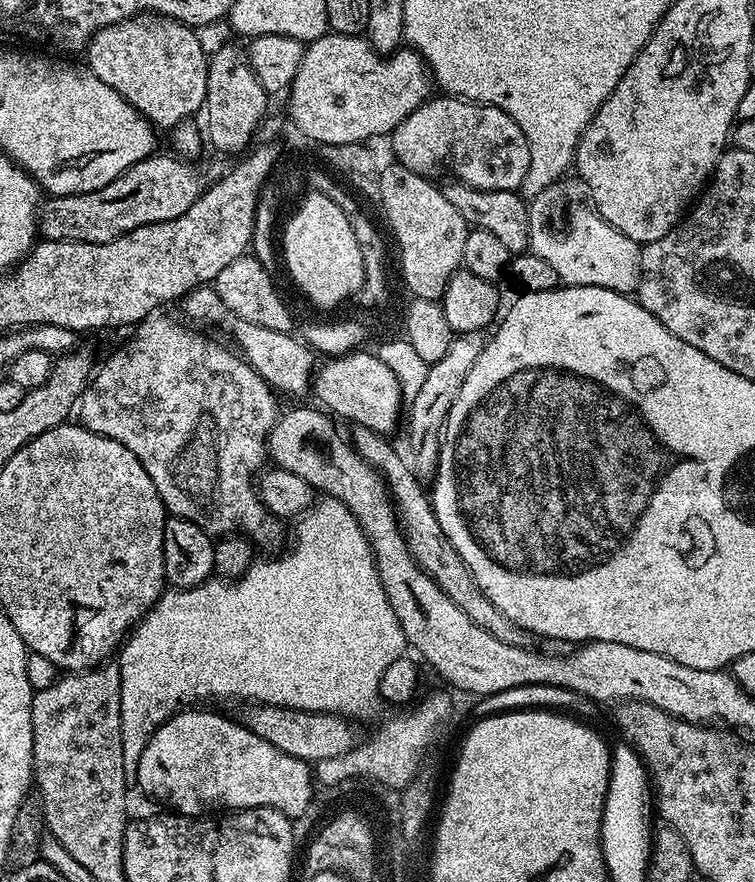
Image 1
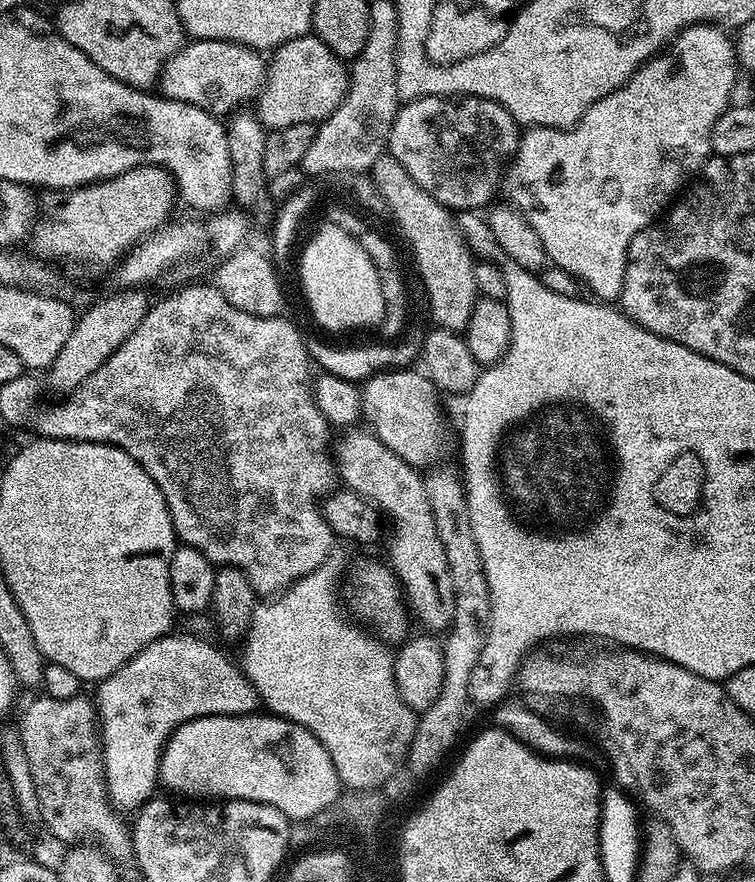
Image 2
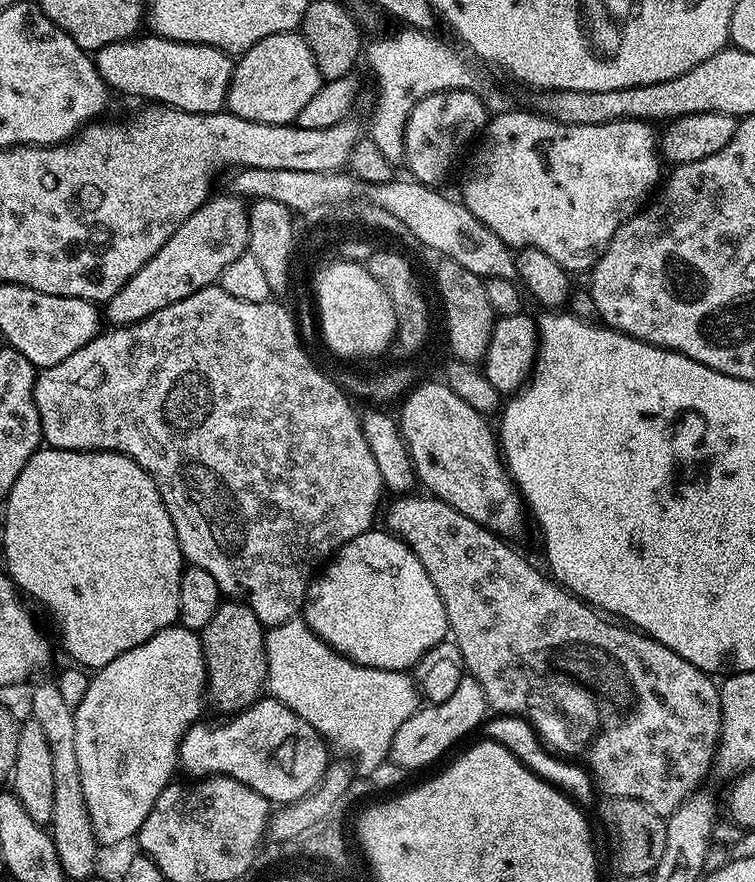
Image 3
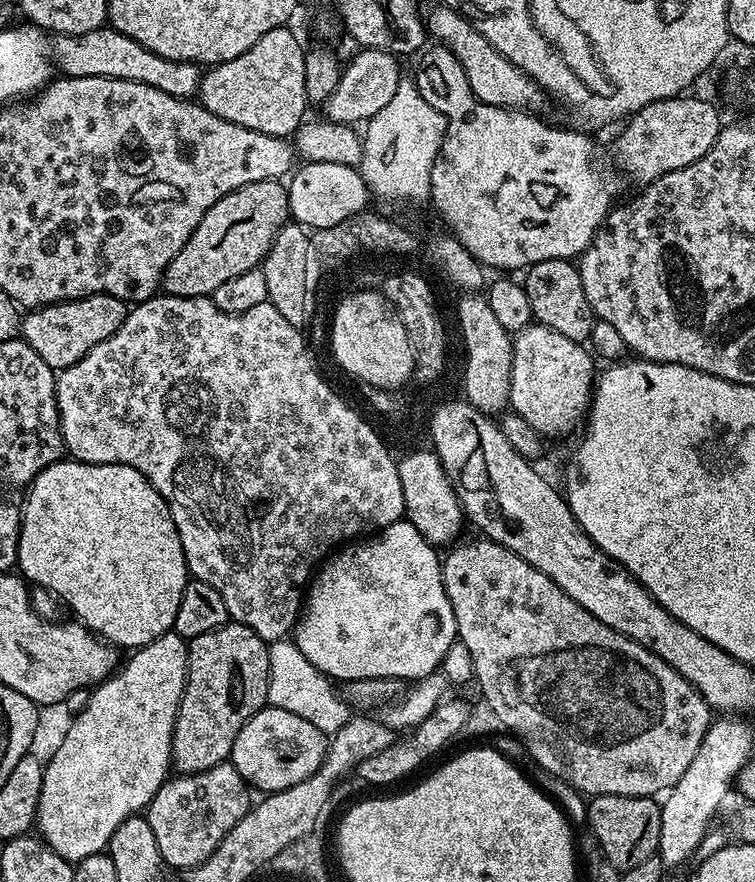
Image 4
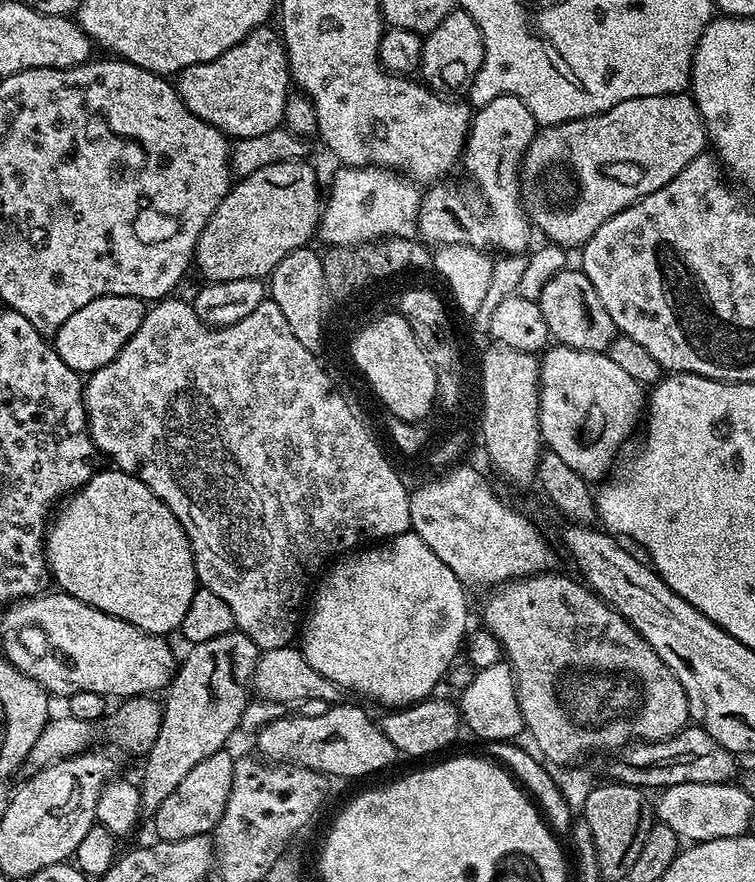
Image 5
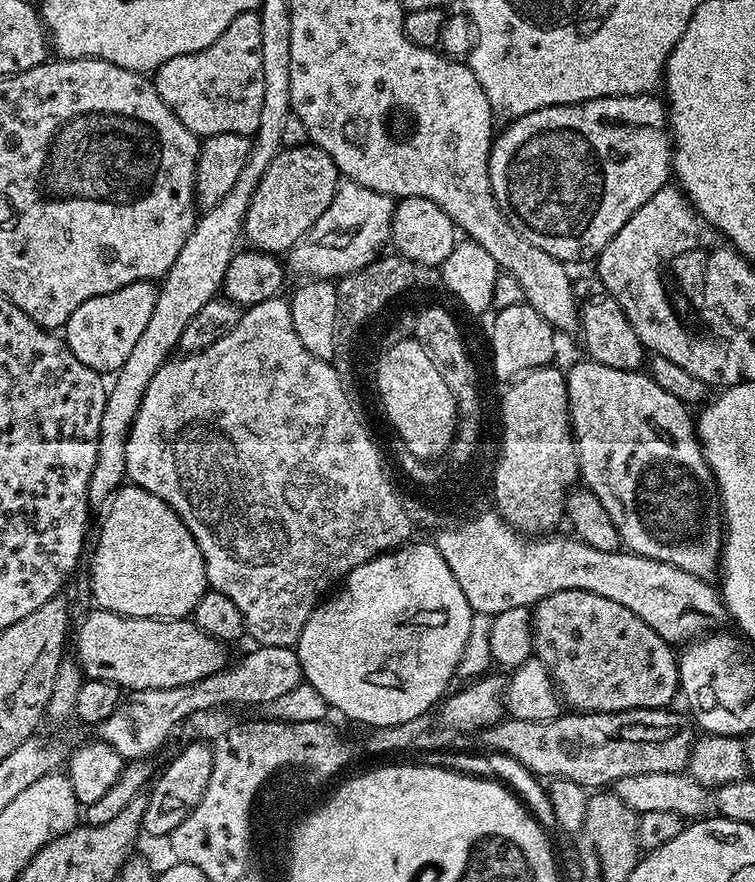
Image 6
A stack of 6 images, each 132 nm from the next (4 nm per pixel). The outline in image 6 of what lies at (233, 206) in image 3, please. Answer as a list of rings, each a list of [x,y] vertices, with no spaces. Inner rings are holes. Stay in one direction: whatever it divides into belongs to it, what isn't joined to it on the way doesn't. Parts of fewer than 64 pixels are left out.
[[[311,142],[297,148],[284,148],[274,162],[266,166],[266,174],[262,174],[258,190],[254,190],[254,198],[246,210],[243,239],[248,239],[253,249],[262,252],[291,252],[294,245],[308,233],[310,226],[322,218],[341,183],[342,177],[334,166],[334,158],[330,158],[326,150]]]

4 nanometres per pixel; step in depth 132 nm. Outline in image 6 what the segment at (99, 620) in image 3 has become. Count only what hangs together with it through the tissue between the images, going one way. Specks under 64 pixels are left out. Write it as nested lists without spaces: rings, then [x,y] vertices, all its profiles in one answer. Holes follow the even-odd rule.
[[[131,482],[117,488],[104,510],[100,536],[92,554],[95,607],[143,620],[191,617],[209,586],[202,550],[178,513],[162,498]]]

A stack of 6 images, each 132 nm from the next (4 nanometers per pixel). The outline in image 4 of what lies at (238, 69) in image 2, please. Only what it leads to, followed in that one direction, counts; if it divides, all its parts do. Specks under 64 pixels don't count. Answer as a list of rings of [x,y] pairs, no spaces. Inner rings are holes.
[[[105,26],[77,36],[57,35],[55,40],[54,64],[63,75],[74,78],[122,78],[130,82],[142,82],[158,90],[166,90],[166,94],[179,100],[191,100],[200,91],[201,65],[162,58],[162,54],[146,50],[142,42],[126,38],[126,34],[122,34],[117,28]]]

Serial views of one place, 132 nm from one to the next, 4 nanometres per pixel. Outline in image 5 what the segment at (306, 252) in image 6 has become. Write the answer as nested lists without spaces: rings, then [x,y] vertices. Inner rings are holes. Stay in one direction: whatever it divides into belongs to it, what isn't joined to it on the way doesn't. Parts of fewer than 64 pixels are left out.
[[[337,167],[332,176],[332,194],[327,195],[322,208],[318,225],[319,239],[325,240],[325,245],[334,248],[351,248],[353,244],[370,244],[374,240],[397,236],[407,240],[417,239],[416,219],[420,209],[421,189],[403,174],[397,174],[386,168],[349,168]]]

